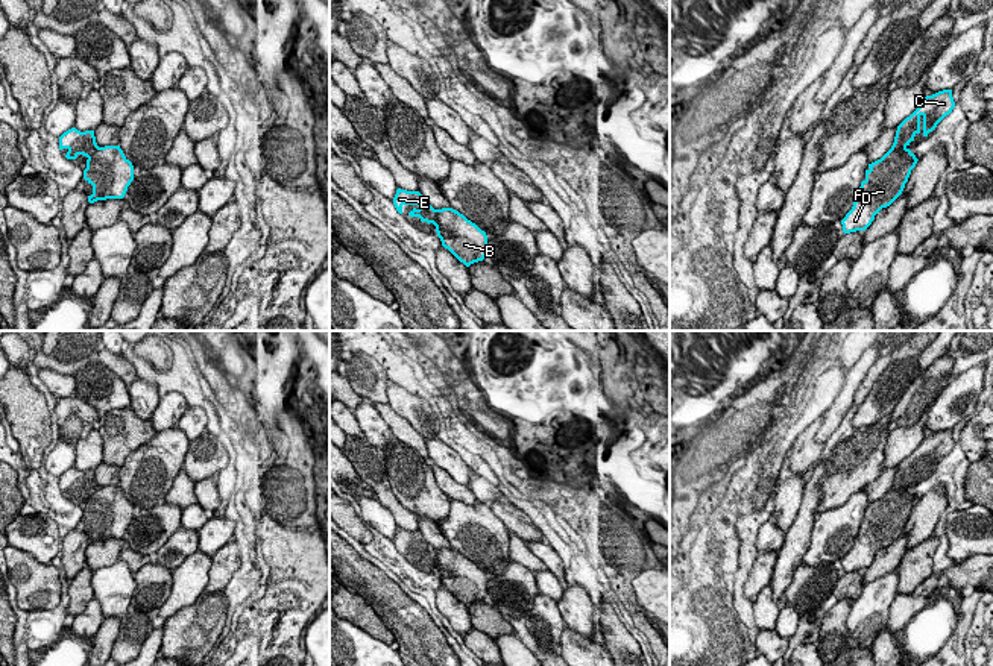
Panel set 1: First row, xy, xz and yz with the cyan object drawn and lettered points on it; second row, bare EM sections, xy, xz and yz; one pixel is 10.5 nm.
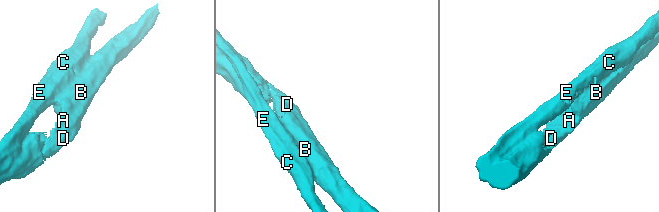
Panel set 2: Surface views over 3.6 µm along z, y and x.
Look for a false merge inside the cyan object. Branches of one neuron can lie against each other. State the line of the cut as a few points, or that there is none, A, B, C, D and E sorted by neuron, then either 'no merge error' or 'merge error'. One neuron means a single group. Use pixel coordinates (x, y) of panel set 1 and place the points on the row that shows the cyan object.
cut in yz along (908, 149), (890, 150); A B D / C E; merge error

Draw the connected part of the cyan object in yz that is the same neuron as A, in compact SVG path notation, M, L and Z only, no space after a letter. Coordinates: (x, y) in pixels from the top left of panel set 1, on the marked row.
M908 149L905 152L888 150L881 159L868 164L853 206L841 220L843 232L865 231L875 215L902 194L917 161Z

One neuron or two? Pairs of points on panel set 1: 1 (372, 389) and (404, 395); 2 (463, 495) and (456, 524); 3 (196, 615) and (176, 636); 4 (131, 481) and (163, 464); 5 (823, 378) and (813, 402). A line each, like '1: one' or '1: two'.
1: two
2: two
3: one
4: one
5: one

